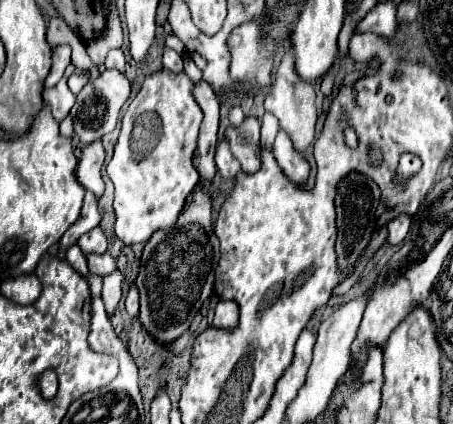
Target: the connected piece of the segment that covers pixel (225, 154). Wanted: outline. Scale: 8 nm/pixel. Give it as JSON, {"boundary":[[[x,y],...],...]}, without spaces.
{"boundary":[[[220,139],[216,147],[216,165],[218,173],[226,181],[234,181],[234,177],[240,173],[240,163],[236,163],[232,151],[228,149],[228,139]]]}

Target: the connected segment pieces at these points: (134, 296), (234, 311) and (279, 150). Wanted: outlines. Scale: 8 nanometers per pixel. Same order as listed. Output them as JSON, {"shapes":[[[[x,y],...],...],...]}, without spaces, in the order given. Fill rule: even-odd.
{"shapes":[[[[130,285],[128,297],[126,297],[126,311],[128,311],[130,317],[138,315],[138,291],[136,291],[136,285]]],[[[220,301],[214,311],[212,325],[218,329],[236,329],[236,323],[240,319],[240,307],[236,307],[236,301]]],[[[278,131],[276,135],[276,141],[274,141],[274,155],[280,163],[280,167],[284,169],[286,177],[292,181],[292,183],[304,183],[308,173],[310,173],[310,165],[308,161],[302,157],[302,153],[298,153],[294,147],[292,147],[292,141],[288,139],[288,135],[284,131]]]]}

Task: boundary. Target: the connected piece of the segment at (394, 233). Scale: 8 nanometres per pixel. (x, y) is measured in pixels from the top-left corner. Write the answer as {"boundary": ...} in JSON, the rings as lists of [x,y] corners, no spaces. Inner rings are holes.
{"boundary":[[[398,215],[396,219],[392,219],[386,227],[388,227],[388,243],[390,245],[398,245],[410,231],[412,219],[408,215]]]}

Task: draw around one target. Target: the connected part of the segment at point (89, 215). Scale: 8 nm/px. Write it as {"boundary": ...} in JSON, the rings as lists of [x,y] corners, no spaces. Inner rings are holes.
{"boundary":[[[86,191],[82,213],[80,213],[78,221],[74,225],[70,225],[68,231],[66,231],[66,235],[60,239],[60,255],[64,257],[66,249],[72,247],[84,233],[88,233],[90,229],[94,229],[100,223],[100,219],[102,219],[102,215],[98,211],[98,199],[90,191]]]}

